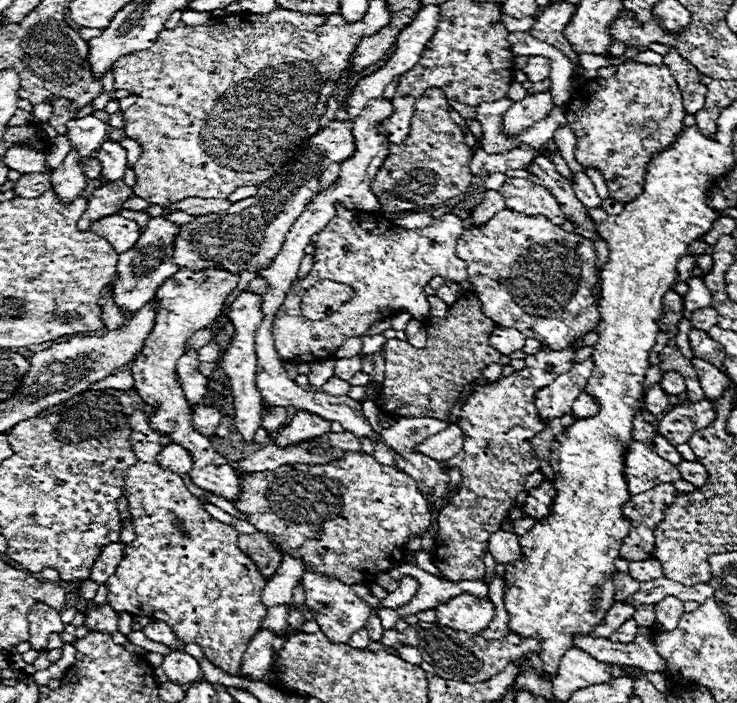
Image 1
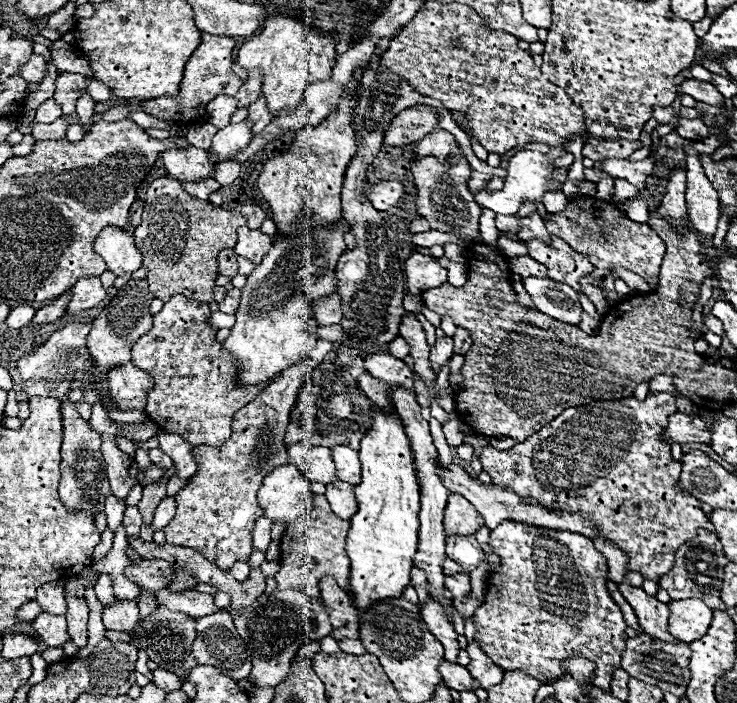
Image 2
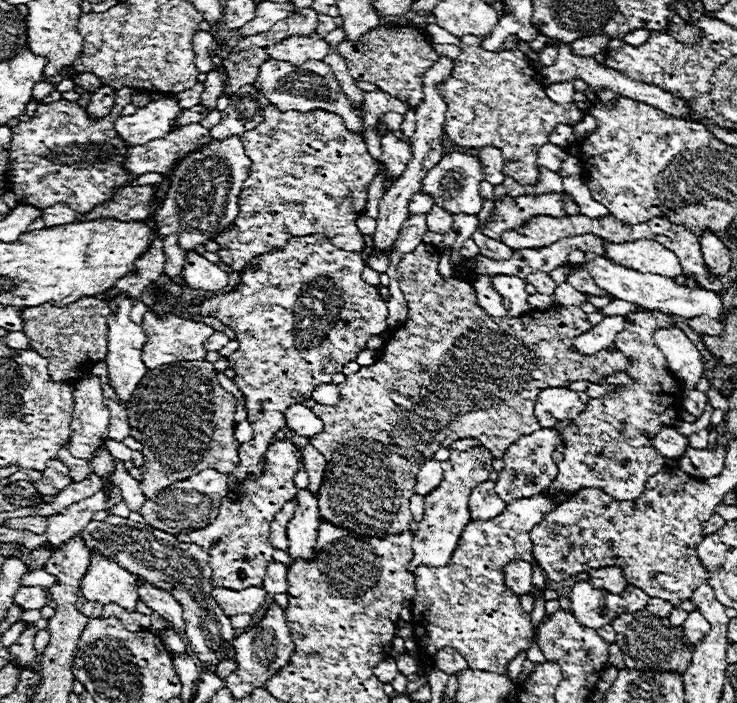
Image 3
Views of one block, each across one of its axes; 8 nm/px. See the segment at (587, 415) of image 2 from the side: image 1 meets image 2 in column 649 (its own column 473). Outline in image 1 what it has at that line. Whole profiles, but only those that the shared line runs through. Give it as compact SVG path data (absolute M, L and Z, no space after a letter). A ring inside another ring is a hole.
M570 344L562 352L540 346L536 354L528 354L526 368L516 370L512 376L478 388L460 408L458 426L466 434L462 452L440 464L446 470L458 468L462 474L460 488L440 510L438 534L432 548L432 562L446 580L482 580L484 578L484 550L488 538L508 520L508 512L516 504L516 496L524 490L526 478L540 468L532 452L532 438L546 426L538 416L534 392L544 388L562 372L572 366L576 348Z

